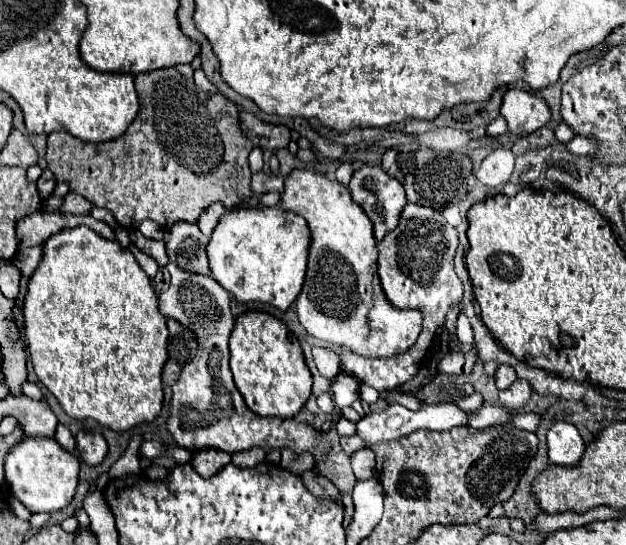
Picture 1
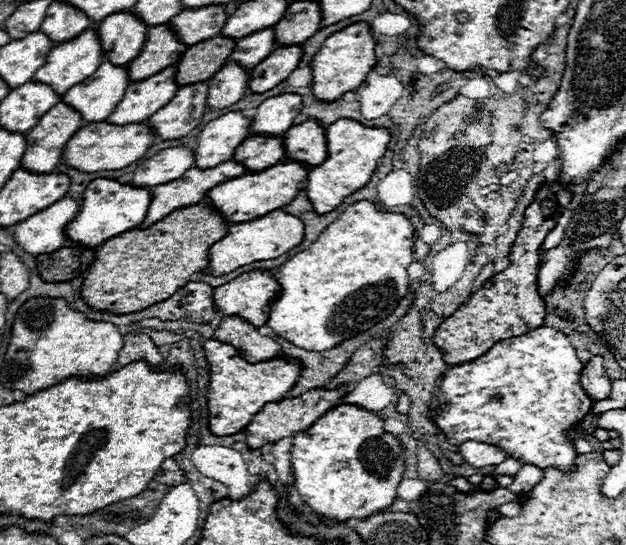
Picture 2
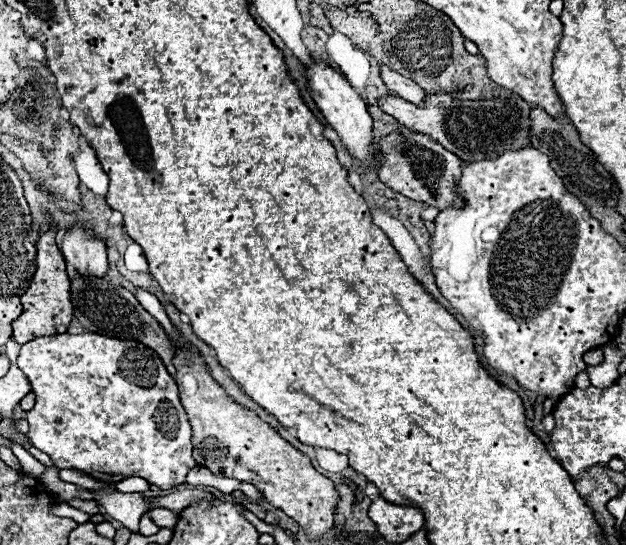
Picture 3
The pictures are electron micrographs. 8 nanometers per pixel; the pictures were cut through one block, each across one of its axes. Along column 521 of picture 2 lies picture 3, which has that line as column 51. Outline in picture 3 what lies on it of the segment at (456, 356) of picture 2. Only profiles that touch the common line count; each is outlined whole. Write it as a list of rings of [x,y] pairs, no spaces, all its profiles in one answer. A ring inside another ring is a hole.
[[[48,230],[38,240],[38,254],[36,254],[36,274],[30,282],[30,288],[20,298],[22,300],[22,314],[12,322],[12,340],[18,344],[26,344],[36,336],[54,336],[64,334],[72,322],[72,302],[70,302],[70,278],[66,276],[66,264],[62,252],[56,244],[56,230]]]

